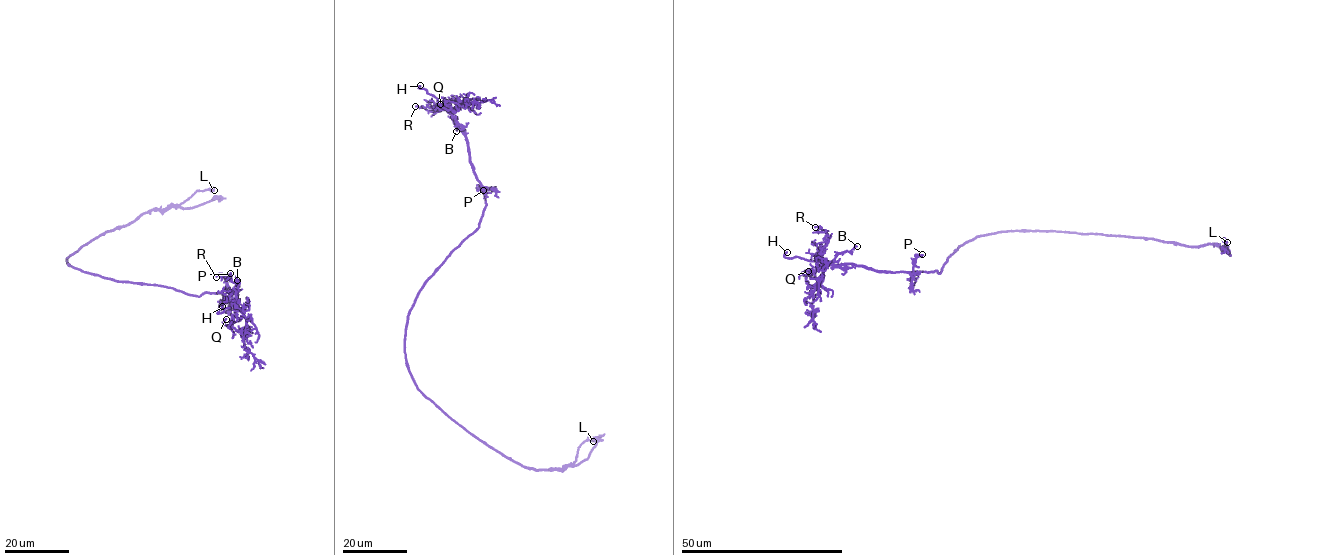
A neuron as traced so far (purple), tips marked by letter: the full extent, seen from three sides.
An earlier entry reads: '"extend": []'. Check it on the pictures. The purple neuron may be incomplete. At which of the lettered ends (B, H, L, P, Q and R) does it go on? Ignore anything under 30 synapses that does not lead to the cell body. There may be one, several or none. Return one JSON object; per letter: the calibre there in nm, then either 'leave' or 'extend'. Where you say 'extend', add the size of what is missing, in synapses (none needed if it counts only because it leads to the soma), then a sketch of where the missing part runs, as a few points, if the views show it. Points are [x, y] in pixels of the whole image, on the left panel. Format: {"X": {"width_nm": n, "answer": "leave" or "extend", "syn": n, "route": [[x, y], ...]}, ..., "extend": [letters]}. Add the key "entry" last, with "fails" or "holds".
{"B": {"width_nm": 130, "answer": "leave"}, "H": {"width_nm": 190, "answer": "extend", "route": [[222, 306], [240, 223], [245, 235], [253, 239]]}, "L": {"width_nm": 240, "answer": "leave"}, "P": {"width_nm": 140, "answer": "leave"}, "Q": {"width_nm": 110, "answer": "leave"}, "R": {"width_nm": 120, "answer": "leave"}, "extend": ["H"], "entry": "fails"}

